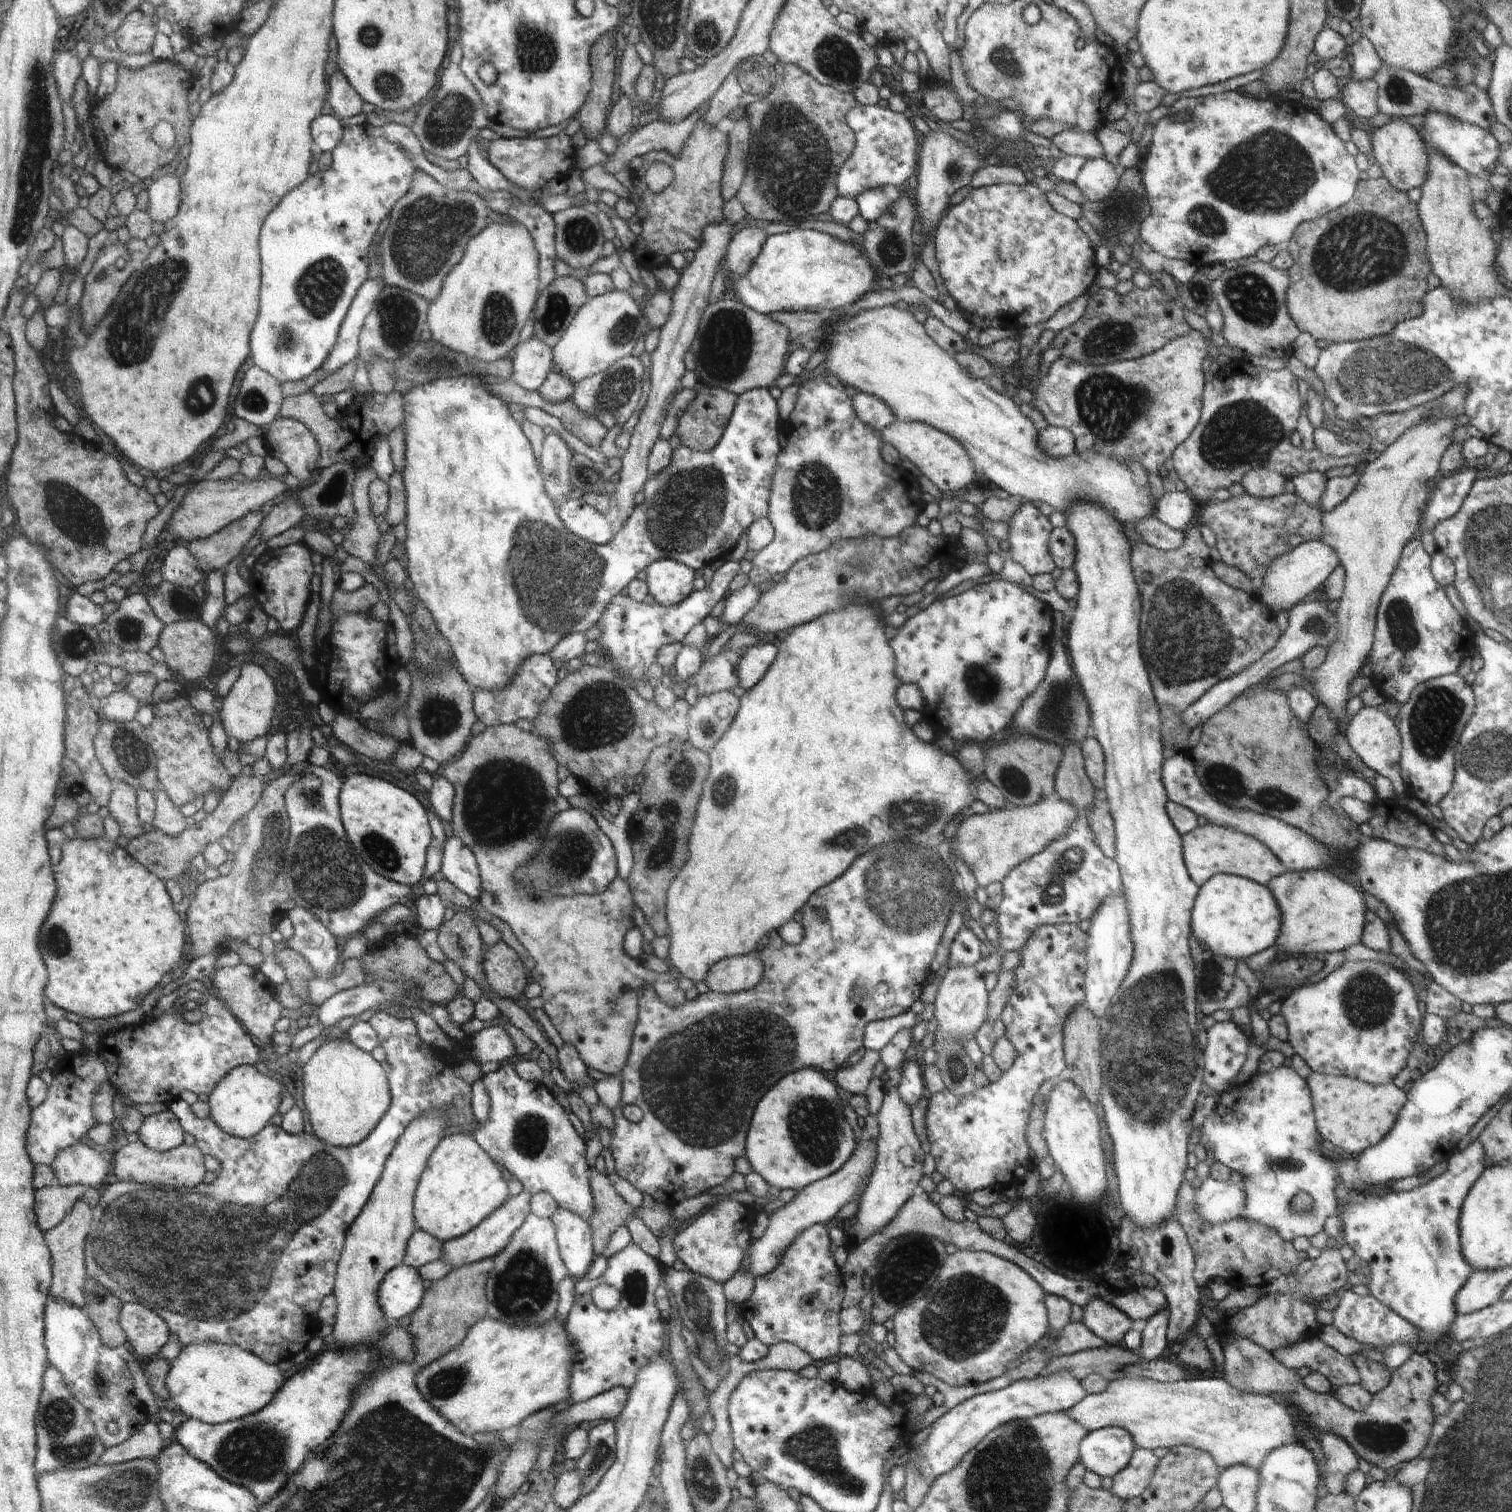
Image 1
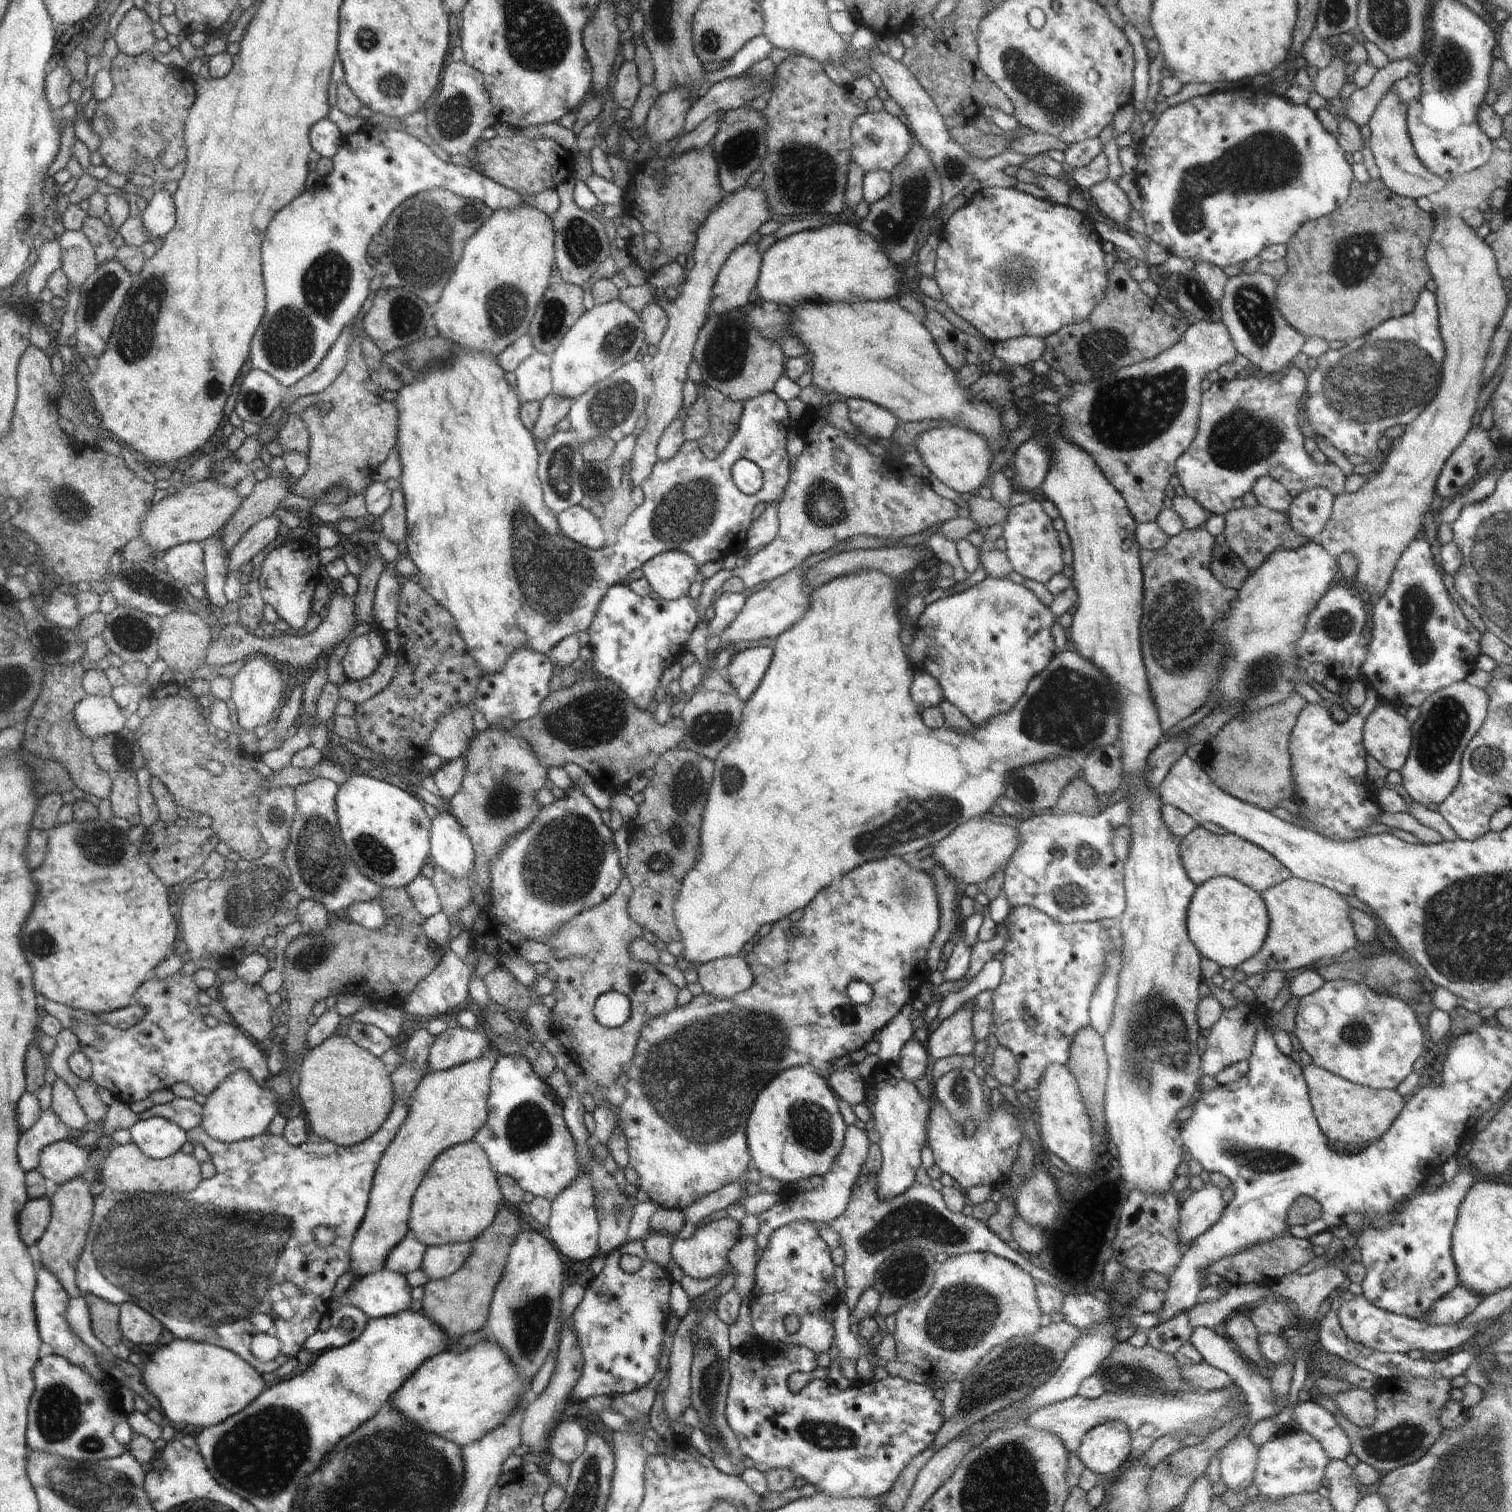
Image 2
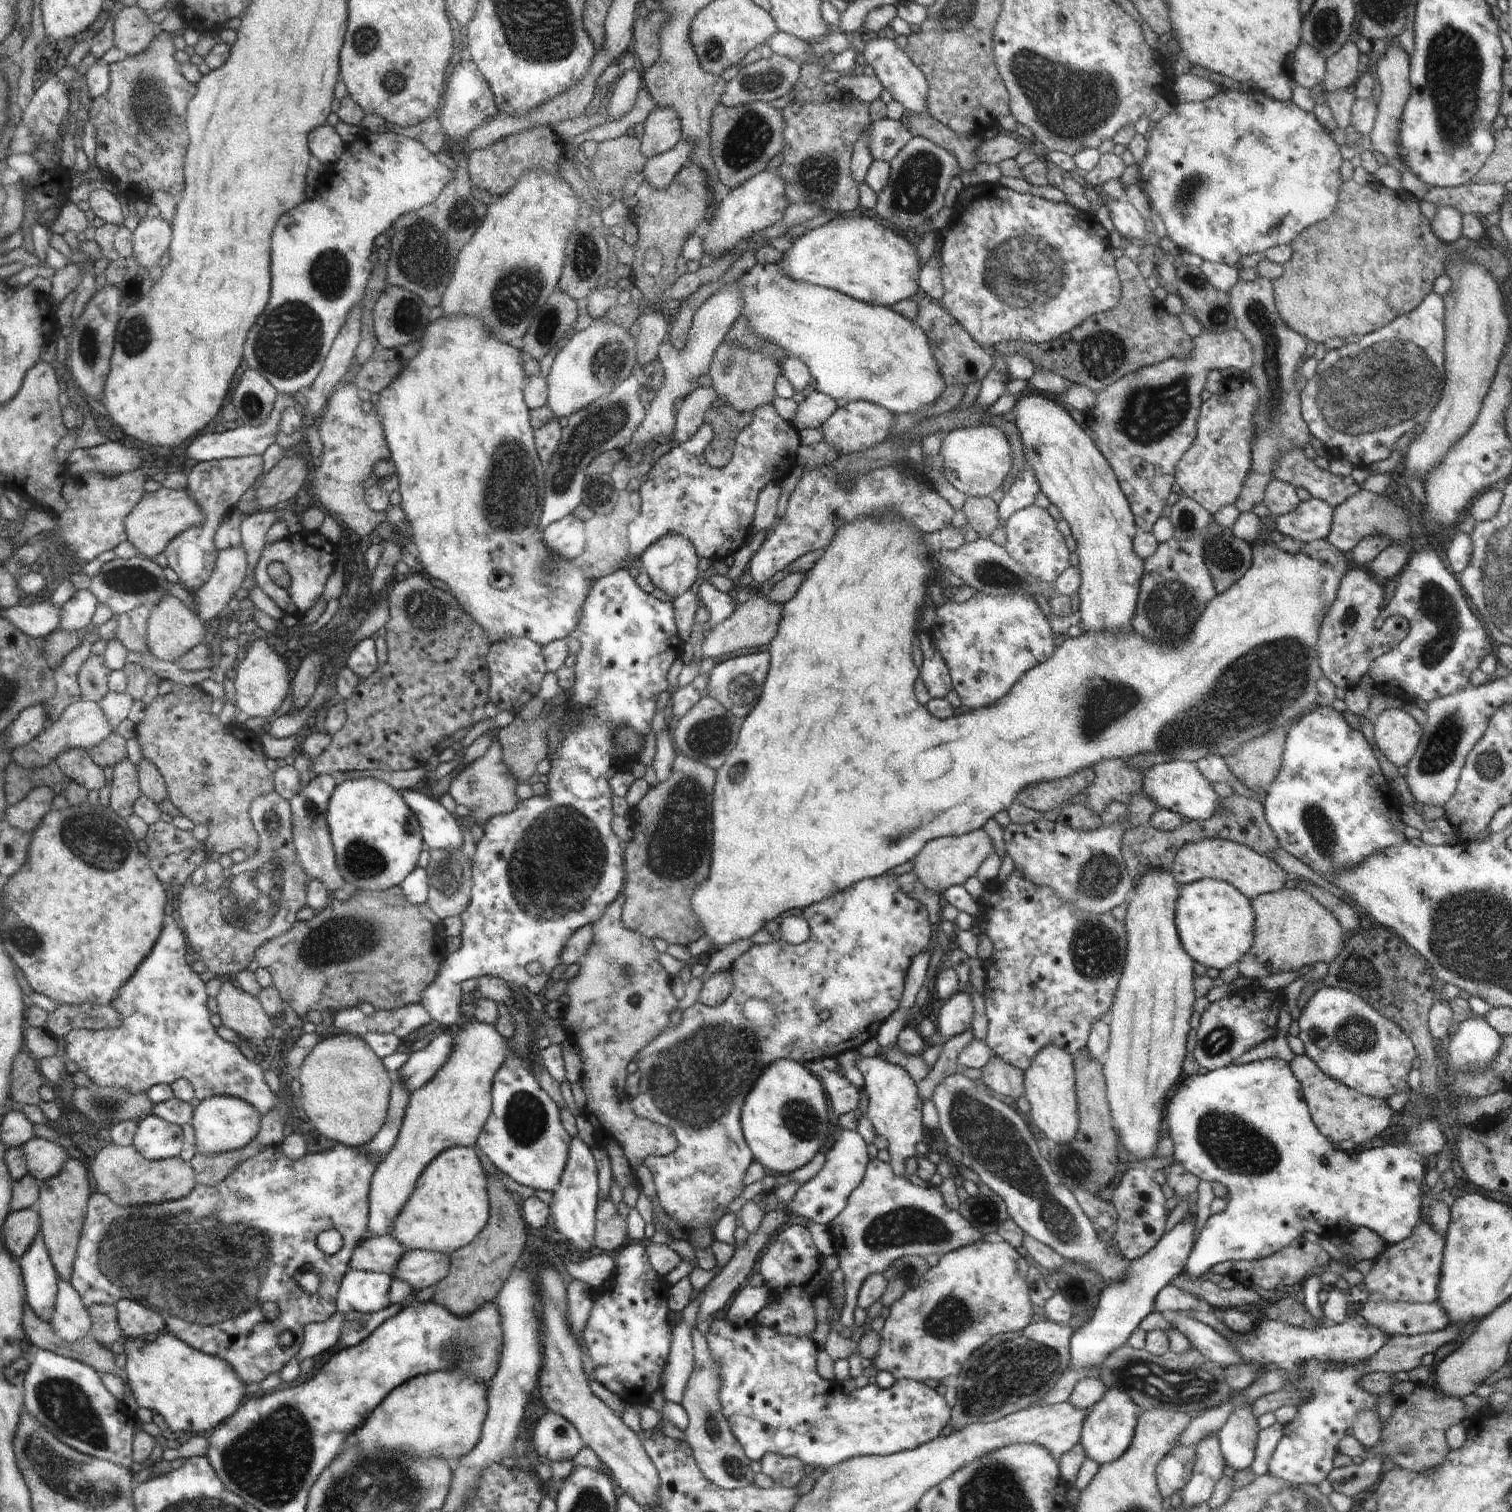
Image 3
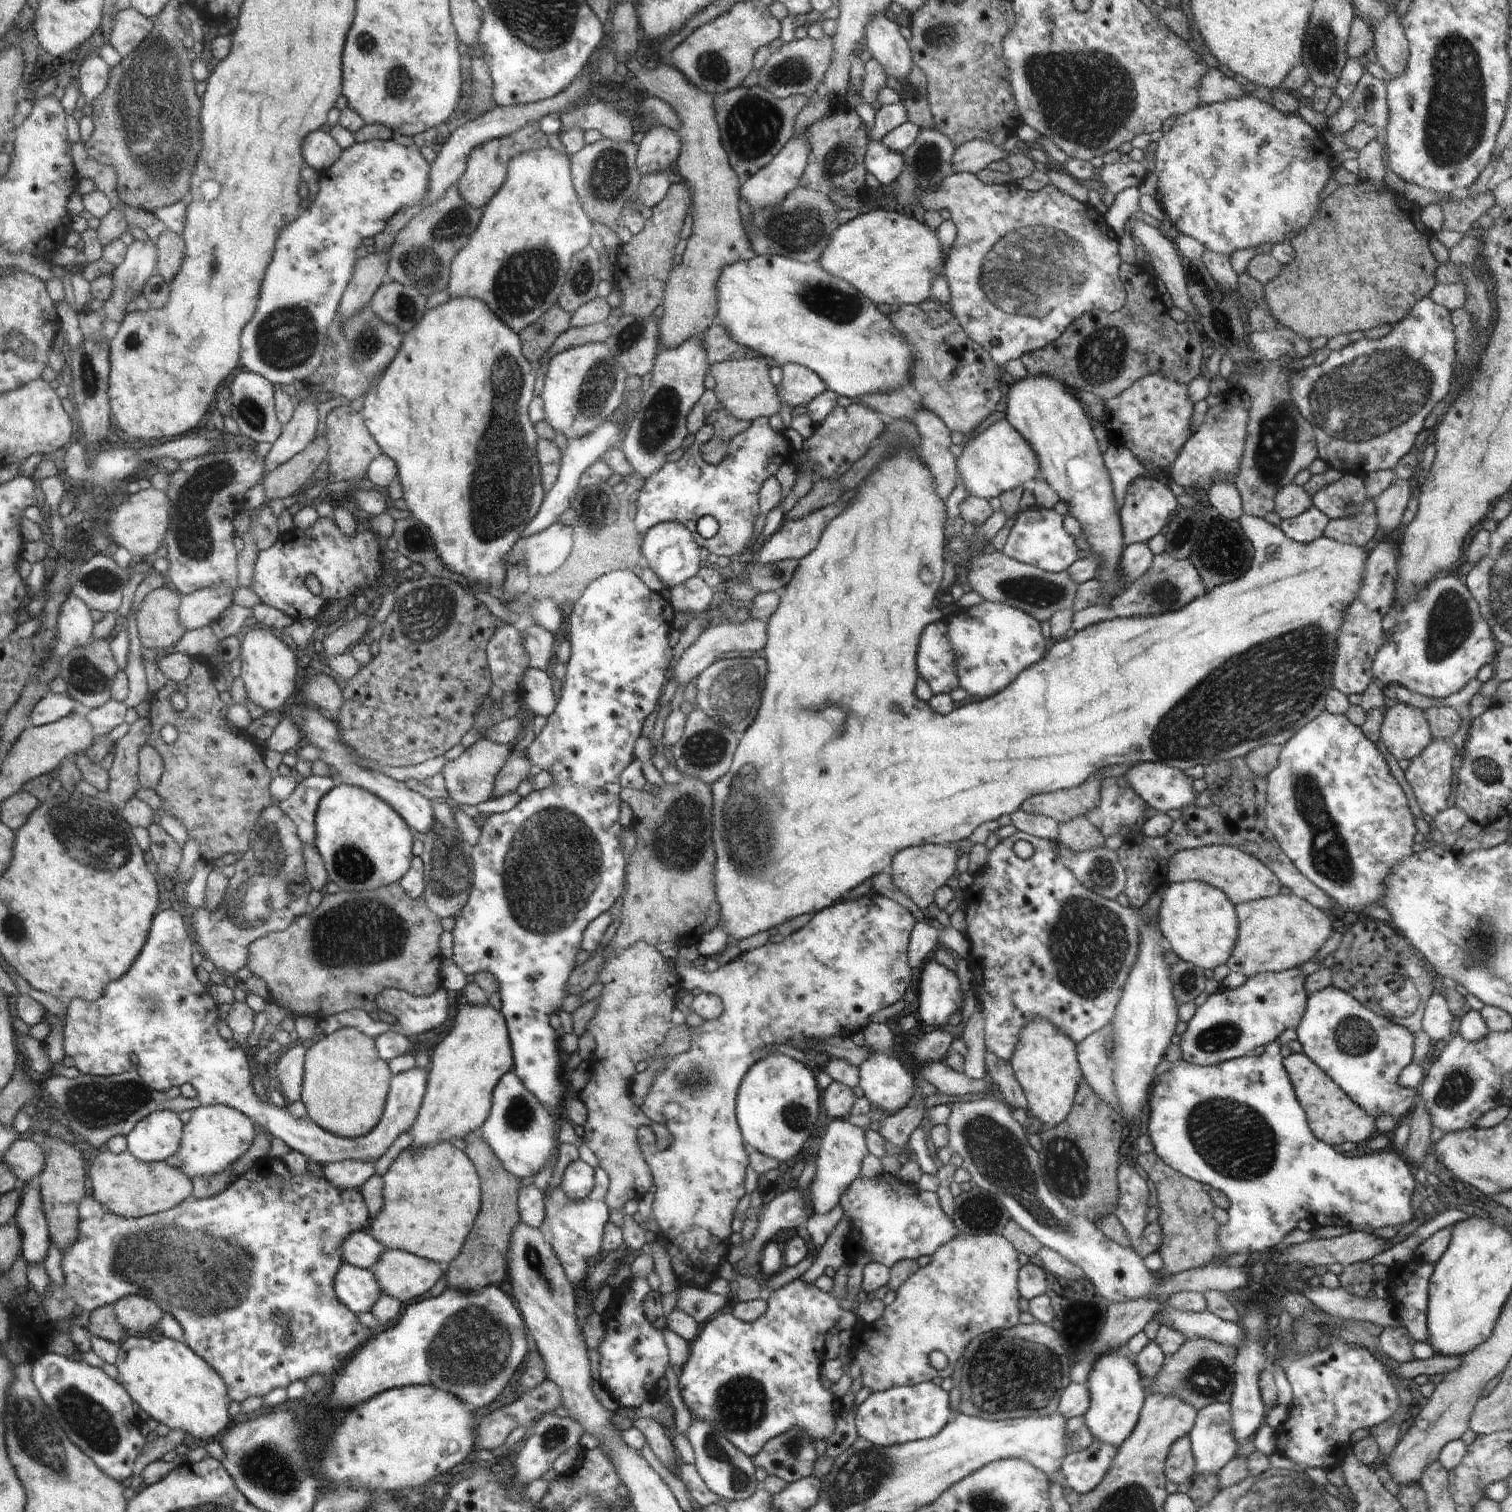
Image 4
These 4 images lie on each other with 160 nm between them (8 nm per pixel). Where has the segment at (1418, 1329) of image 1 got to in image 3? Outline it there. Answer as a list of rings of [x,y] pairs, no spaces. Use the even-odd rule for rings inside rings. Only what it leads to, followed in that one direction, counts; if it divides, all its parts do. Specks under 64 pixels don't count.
[[[1425,1214],[1424,1220],[1415,1226],[1414,1232],[1406,1240],[1388,1245],[1374,1260],[1370,1273],[1364,1276],[1364,1283],[1370,1292],[1370,1300],[1432,1304],[1438,1296],[1444,1245],[1444,1235],[1438,1234],[1431,1227],[1427,1214]]]

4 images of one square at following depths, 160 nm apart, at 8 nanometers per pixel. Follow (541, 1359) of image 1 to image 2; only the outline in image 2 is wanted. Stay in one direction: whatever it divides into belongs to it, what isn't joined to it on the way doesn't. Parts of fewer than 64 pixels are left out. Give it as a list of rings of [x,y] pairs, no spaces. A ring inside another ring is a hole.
[[[487,1339],[471,1349],[444,1351],[429,1358],[392,1398],[393,1406],[418,1422],[422,1430],[430,1428],[463,1447],[504,1425],[520,1408],[526,1389],[530,1383],[521,1378],[513,1360],[494,1340]]]

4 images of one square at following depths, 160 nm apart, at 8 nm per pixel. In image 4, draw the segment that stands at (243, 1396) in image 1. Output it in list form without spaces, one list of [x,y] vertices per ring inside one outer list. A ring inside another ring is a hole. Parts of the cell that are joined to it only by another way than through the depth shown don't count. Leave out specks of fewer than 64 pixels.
[[[138,1335],[127,1338],[121,1347],[122,1352],[115,1364],[119,1370],[118,1379],[148,1416],[166,1424],[172,1430],[184,1431],[186,1434],[192,1434],[202,1440],[218,1436],[228,1426],[228,1422],[230,1422],[228,1386],[226,1386],[226,1382],[222,1382],[223,1378],[217,1370],[214,1370],[191,1347],[170,1337],[164,1337],[159,1342],[154,1342],[150,1338]]]

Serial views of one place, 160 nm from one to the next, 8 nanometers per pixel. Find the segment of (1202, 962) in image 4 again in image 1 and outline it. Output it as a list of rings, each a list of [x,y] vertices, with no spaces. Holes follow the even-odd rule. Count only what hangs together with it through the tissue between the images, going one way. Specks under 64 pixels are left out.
[[[1216,874],[1199,888],[1191,913],[1191,935],[1213,955],[1247,959],[1274,945],[1282,930],[1282,910],[1267,885],[1230,874]]]

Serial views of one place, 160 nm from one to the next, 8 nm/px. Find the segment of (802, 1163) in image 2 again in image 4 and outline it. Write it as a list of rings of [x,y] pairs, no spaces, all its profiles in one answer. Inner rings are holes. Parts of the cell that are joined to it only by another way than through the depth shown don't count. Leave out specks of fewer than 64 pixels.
[[[779,1053],[758,1058],[745,1074],[737,1094],[737,1122],[746,1144],[780,1163],[792,1160],[812,1134],[818,1114],[816,1100],[816,1080],[796,1058]]]

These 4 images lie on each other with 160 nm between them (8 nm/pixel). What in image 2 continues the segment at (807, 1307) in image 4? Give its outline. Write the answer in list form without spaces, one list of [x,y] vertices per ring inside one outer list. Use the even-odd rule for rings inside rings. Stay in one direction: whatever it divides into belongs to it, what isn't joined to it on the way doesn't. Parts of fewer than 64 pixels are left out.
[[[756,1335],[752,1336],[744,1346],[732,1349],[728,1359],[728,1366],[731,1374],[729,1391],[727,1394],[727,1405],[725,1406],[725,1417],[729,1427],[734,1431],[740,1450],[746,1458],[750,1458],[754,1462],[760,1472],[766,1472],[768,1469],[783,1468],[788,1469],[797,1478],[802,1476],[808,1483],[814,1484],[816,1490],[826,1491],[833,1497],[880,1497],[881,1494],[887,1493],[892,1488],[892,1484],[896,1482],[898,1474],[906,1468],[906,1464],[923,1450],[930,1447],[934,1436],[937,1436],[942,1428],[942,1405],[934,1392],[928,1388],[927,1384],[920,1384],[901,1377],[888,1376],[884,1379],[873,1379],[868,1382],[855,1382],[846,1390],[840,1390],[834,1381],[826,1379],[812,1379],[799,1392],[792,1393],[788,1389],[788,1376],[792,1372],[812,1372],[816,1367],[816,1356],[814,1351],[809,1348],[791,1345],[787,1351],[777,1349],[776,1344],[768,1342]]]

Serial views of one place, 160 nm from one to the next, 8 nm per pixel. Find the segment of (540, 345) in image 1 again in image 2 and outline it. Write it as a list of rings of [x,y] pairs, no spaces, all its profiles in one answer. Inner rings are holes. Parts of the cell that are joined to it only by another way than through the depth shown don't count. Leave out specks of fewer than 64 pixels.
[[[534,352],[515,370],[516,386],[520,402],[542,402],[545,396],[553,392],[551,381],[550,355]]]

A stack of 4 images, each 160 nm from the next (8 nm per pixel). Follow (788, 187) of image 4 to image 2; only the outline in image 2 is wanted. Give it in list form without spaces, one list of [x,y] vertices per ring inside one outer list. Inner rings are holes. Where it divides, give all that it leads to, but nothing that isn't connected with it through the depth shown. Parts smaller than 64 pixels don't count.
[[[744,188],[736,193],[726,194],[721,204],[710,213],[705,224],[698,229],[697,245],[694,249],[694,267],[688,272],[686,280],[680,286],[676,300],[658,300],[658,304],[668,314],[667,327],[657,344],[656,355],[649,365],[651,394],[647,401],[647,424],[640,436],[636,437],[632,458],[632,469],[629,472],[633,486],[641,486],[652,472],[658,460],[657,442],[666,427],[679,415],[683,405],[683,384],[687,381],[688,364],[693,360],[693,350],[700,329],[708,319],[711,308],[712,289],[721,266],[730,253],[749,242],[750,236],[758,228],[771,220],[772,210],[767,194],[760,188]]]

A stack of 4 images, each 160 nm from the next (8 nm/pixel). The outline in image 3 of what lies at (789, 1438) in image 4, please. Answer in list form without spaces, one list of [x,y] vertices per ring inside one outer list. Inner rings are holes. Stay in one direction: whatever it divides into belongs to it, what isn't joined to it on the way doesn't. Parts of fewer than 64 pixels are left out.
[[[770,1453],[761,1458],[761,1473],[786,1488],[798,1486],[805,1476],[803,1470],[804,1463],[798,1457]]]

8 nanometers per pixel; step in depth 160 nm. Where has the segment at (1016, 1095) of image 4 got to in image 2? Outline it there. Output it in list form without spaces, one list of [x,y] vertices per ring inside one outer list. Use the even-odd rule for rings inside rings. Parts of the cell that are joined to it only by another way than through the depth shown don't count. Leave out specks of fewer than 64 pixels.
[[[999,1044],[993,1052],[992,1064],[985,1071],[987,1091],[996,1086],[1013,1086],[1019,1077],[1019,1064],[1013,1052]]]

